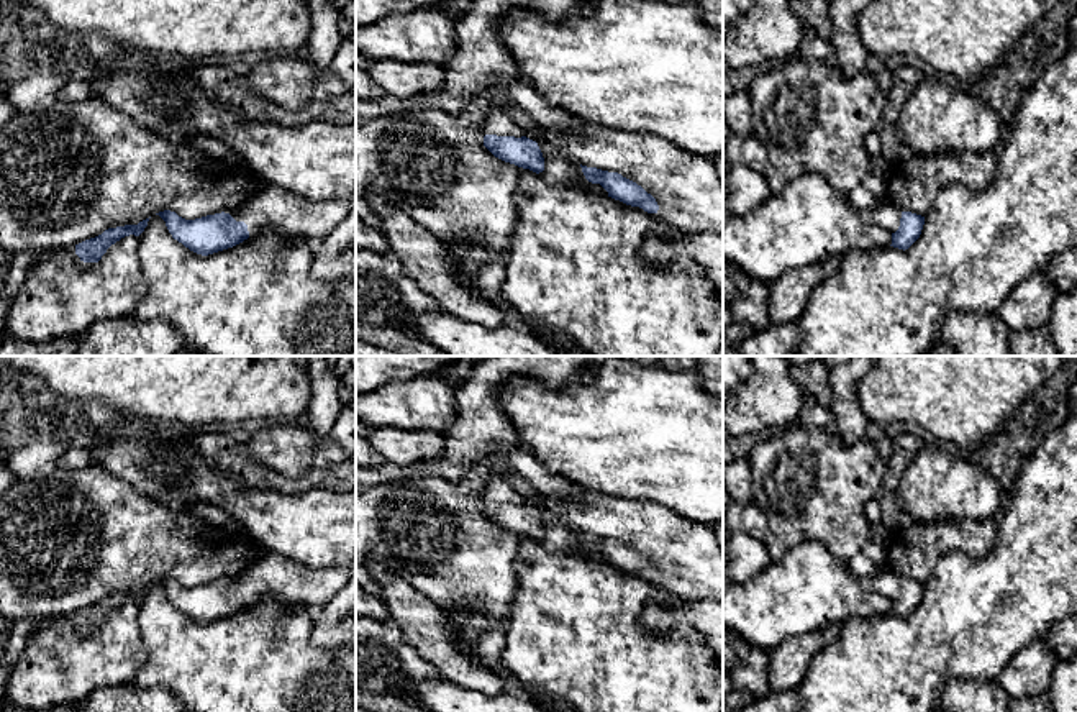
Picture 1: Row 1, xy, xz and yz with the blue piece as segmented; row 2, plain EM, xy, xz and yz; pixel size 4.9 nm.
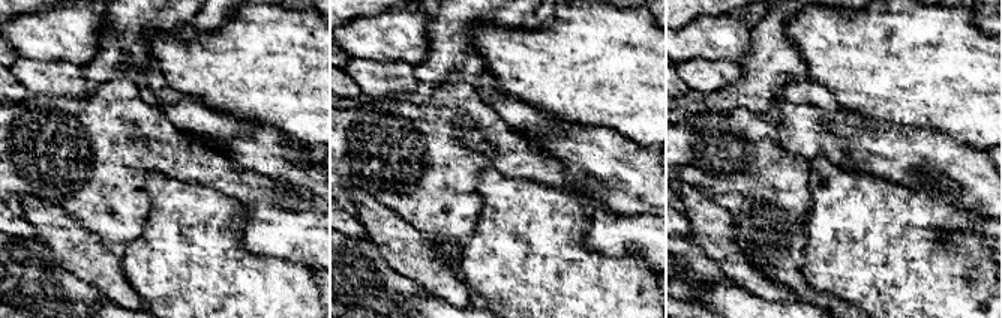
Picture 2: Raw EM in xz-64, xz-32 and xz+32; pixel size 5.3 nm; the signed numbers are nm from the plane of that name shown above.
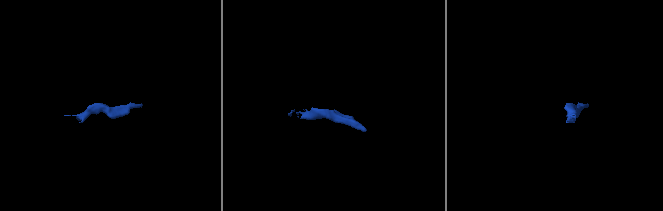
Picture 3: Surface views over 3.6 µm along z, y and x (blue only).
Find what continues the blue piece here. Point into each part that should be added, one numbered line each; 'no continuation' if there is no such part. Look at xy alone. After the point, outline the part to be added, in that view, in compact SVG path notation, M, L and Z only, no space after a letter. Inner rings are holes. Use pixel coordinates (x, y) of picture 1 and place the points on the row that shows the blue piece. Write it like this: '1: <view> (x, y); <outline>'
1: xy (279, 210); M267 185L233 210L225 210L248 225L249 236L272 231L305 238L311 244L325 240L349 213L338 200L310 202L287 189Z
2: xy (71, 251); M70 246L67 249L62 249L69 258L74 259L74 264L77 269L85 269L87 266L90 266L92 262L84 262L77 254L75 254L75 246Z

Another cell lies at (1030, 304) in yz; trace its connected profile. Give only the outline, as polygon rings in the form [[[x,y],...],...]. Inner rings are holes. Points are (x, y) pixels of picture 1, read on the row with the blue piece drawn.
[[[1044,272],[1033,276],[1013,289],[1002,302],[997,315],[1011,331],[1046,326],[1057,292]]]

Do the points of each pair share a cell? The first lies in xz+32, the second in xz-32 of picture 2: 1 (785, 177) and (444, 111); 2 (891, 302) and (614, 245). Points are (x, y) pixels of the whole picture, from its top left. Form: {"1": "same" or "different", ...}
{"1": "same", "2": "different"}

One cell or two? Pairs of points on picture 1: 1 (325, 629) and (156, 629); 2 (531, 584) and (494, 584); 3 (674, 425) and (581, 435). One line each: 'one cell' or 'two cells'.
1: two cells
2: two cells
3: one cell

